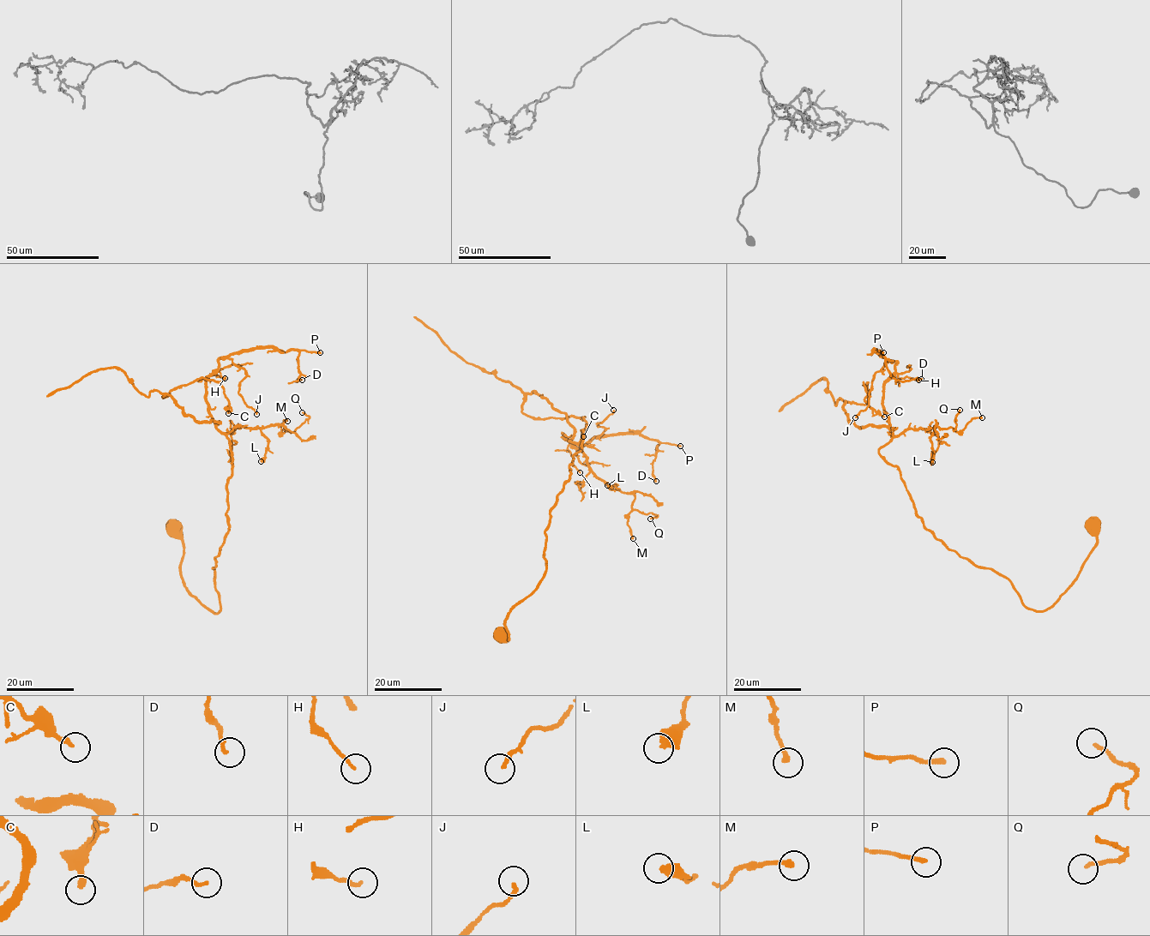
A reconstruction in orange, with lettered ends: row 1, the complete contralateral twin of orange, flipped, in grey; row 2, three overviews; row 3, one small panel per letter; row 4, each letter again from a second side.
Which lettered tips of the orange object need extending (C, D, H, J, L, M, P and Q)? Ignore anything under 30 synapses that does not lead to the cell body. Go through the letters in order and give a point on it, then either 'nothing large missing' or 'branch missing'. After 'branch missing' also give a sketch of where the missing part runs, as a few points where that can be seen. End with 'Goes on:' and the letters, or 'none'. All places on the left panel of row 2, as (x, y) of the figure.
C: place (228, 413); branch missing; course (228, 413), (232, 416), (261, 423), (249, 428), (238, 440), (239, 443)
D: place (302, 380); nothing large missing
H: place (225, 378); nothing large missing
J: place (256, 414); nothing large missing
L: place (261, 461); nothing large missing
M: place (287, 421); nothing large missing
P: place (320, 352); nothing large missing
Q: place (302, 412); nothing large missing
Goes on: C

